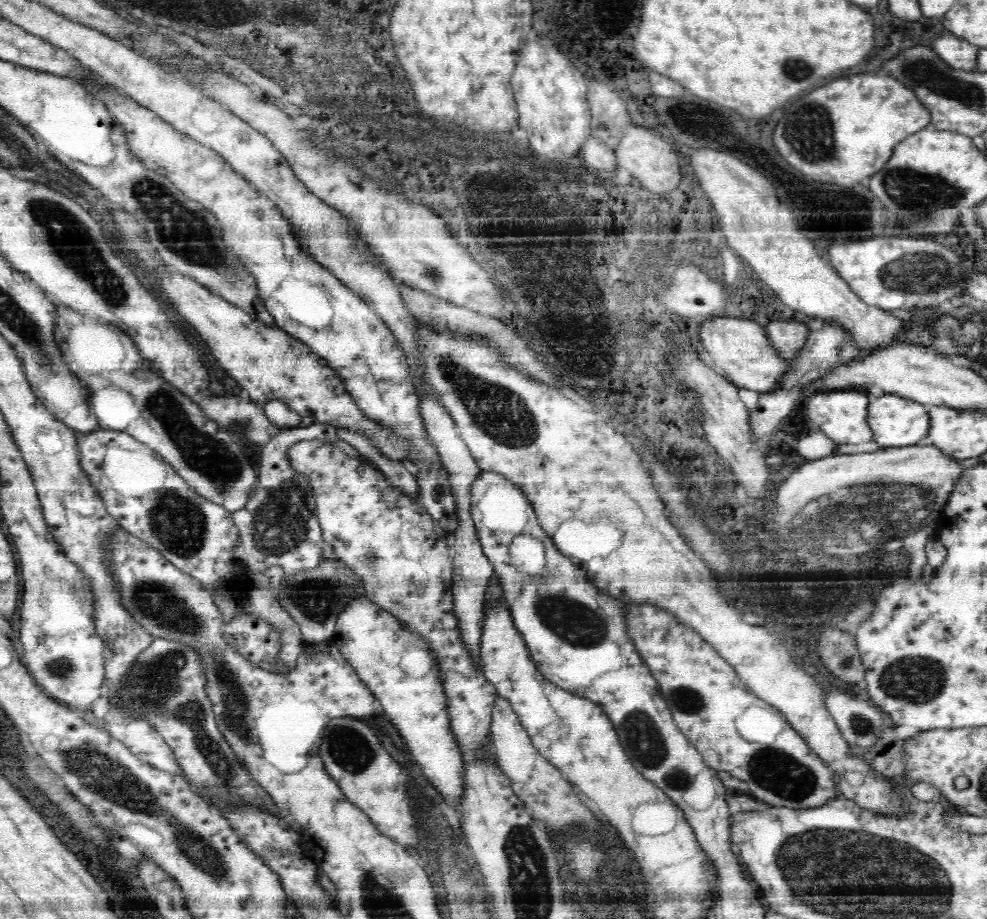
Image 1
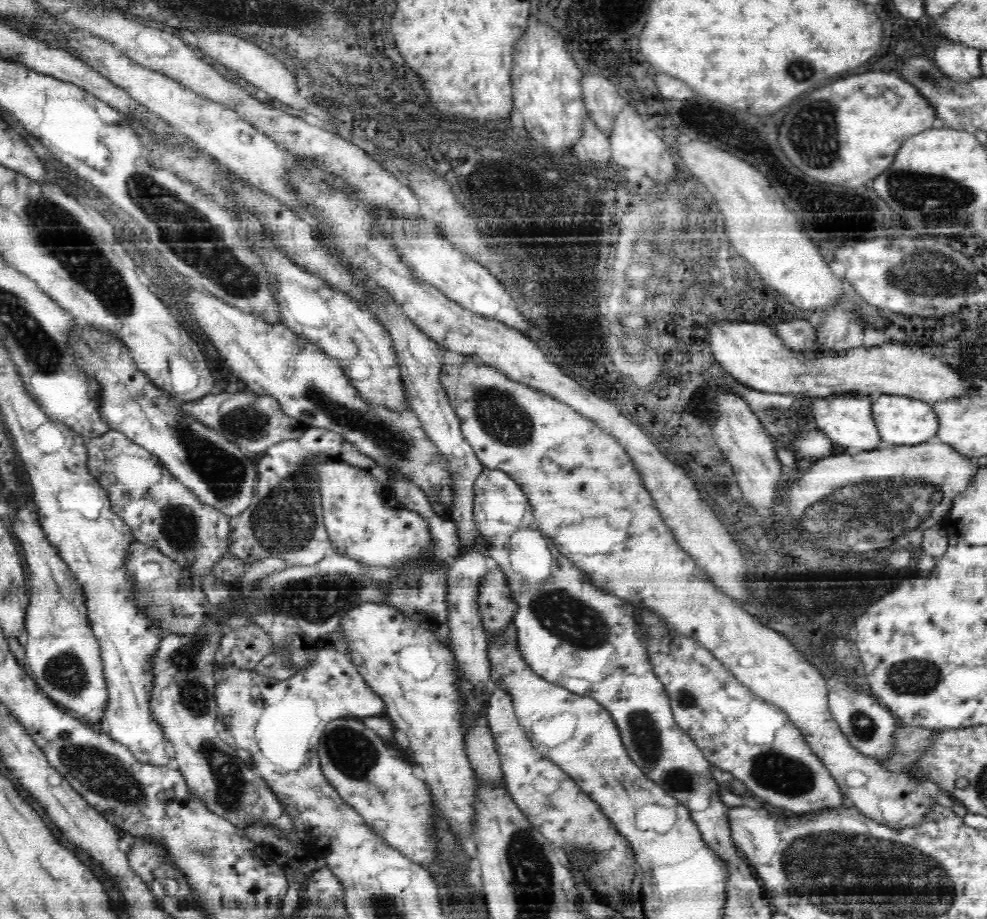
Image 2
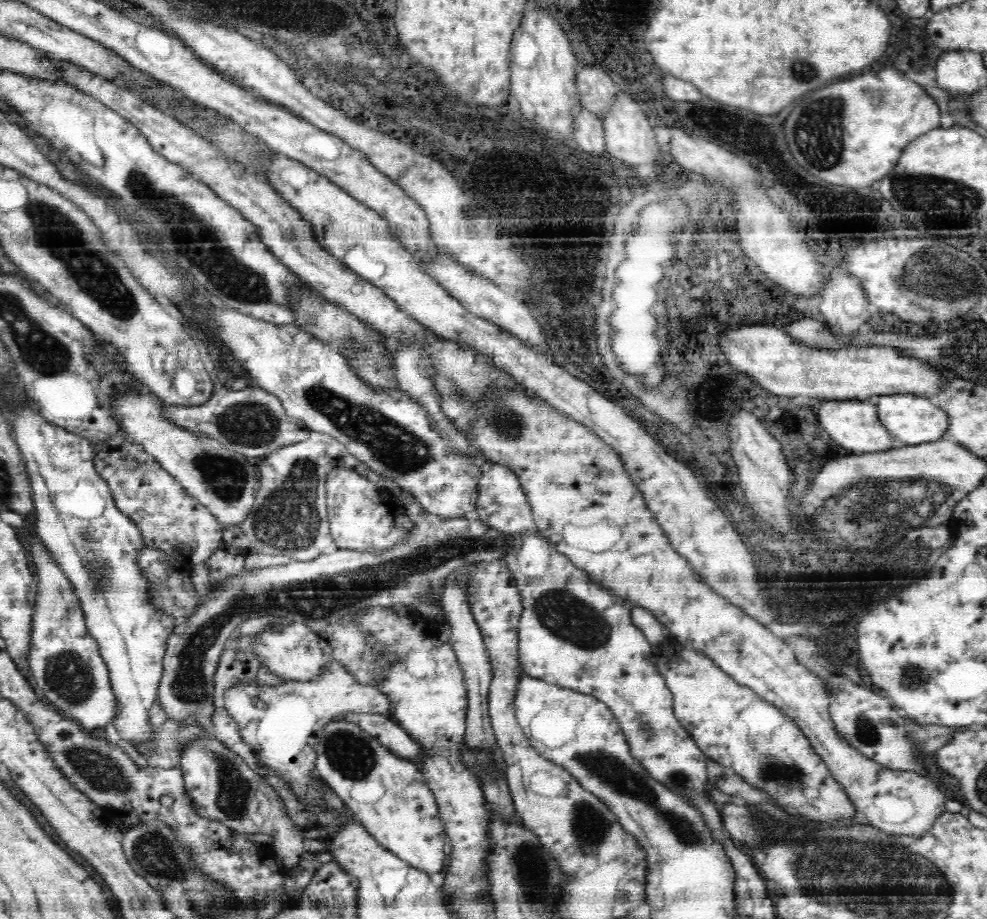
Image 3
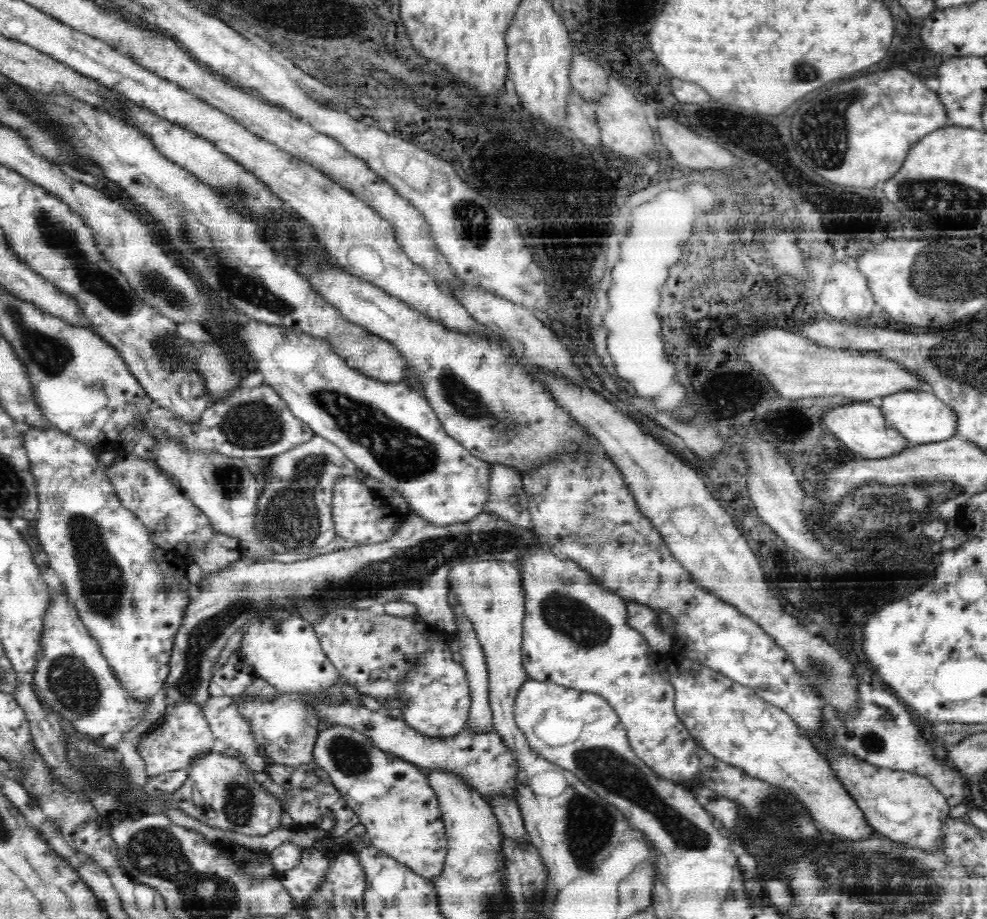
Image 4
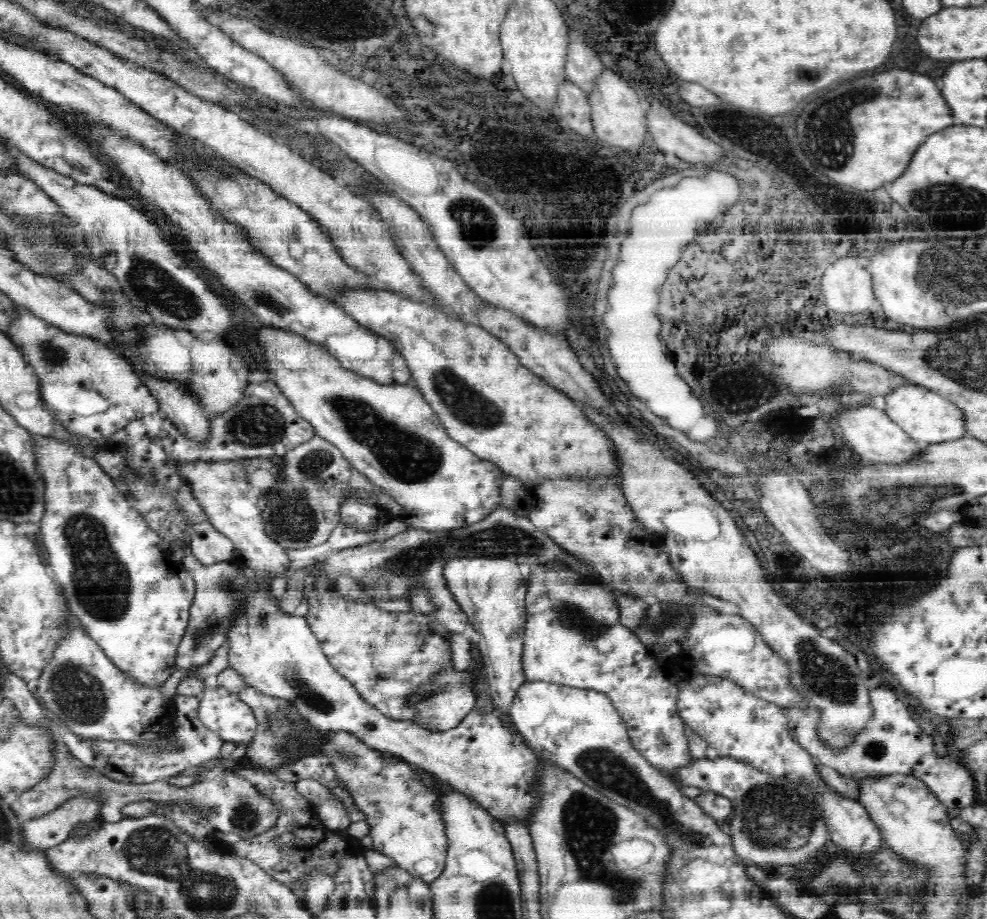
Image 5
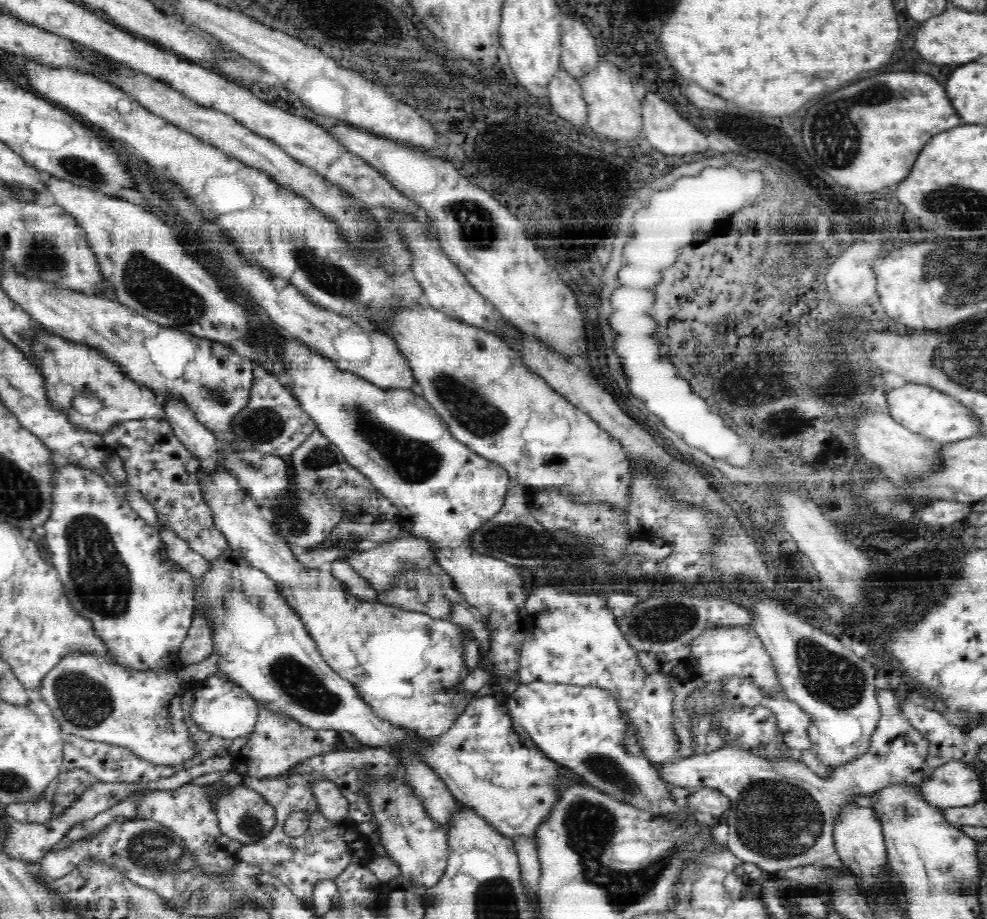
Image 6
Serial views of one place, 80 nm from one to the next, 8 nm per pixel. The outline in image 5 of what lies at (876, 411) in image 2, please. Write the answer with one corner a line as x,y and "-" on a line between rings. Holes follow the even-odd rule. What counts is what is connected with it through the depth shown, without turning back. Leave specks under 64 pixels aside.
920,385
900,386
885,396
885,413
920,445
947,443
966,435
966,415
958,405

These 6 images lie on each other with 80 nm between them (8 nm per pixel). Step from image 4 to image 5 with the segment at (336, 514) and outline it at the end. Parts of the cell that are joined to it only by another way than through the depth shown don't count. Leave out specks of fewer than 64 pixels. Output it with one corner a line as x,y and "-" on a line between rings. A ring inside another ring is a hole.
350,498
344,502
339,512
339,522
354,530
378,530
390,519
388,513
376,506
364,503
364,499

